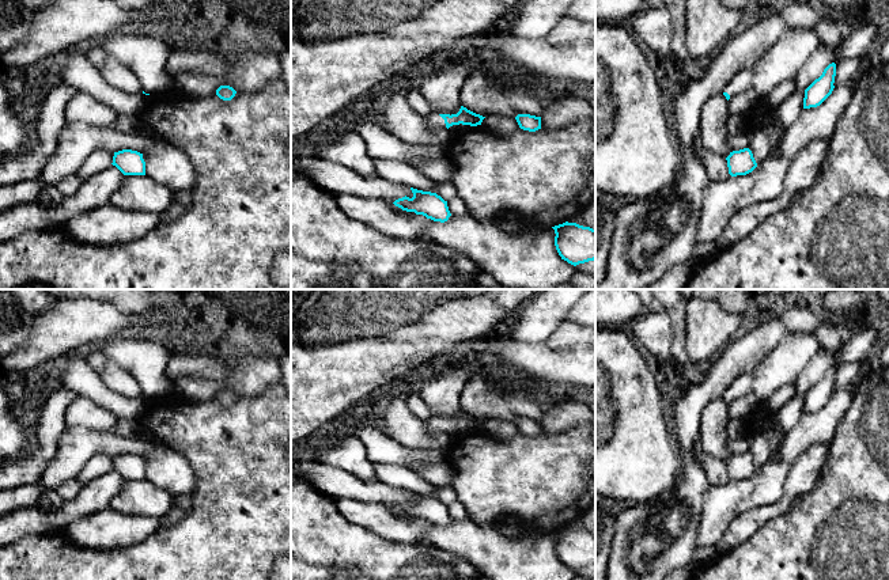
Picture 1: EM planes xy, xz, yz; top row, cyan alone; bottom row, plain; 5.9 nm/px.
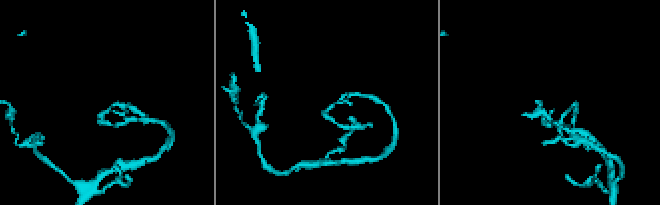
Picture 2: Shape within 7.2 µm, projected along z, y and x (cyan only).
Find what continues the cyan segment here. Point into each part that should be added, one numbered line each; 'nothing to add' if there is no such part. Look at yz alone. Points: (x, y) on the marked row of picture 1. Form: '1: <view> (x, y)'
1: yz (742, 80)

